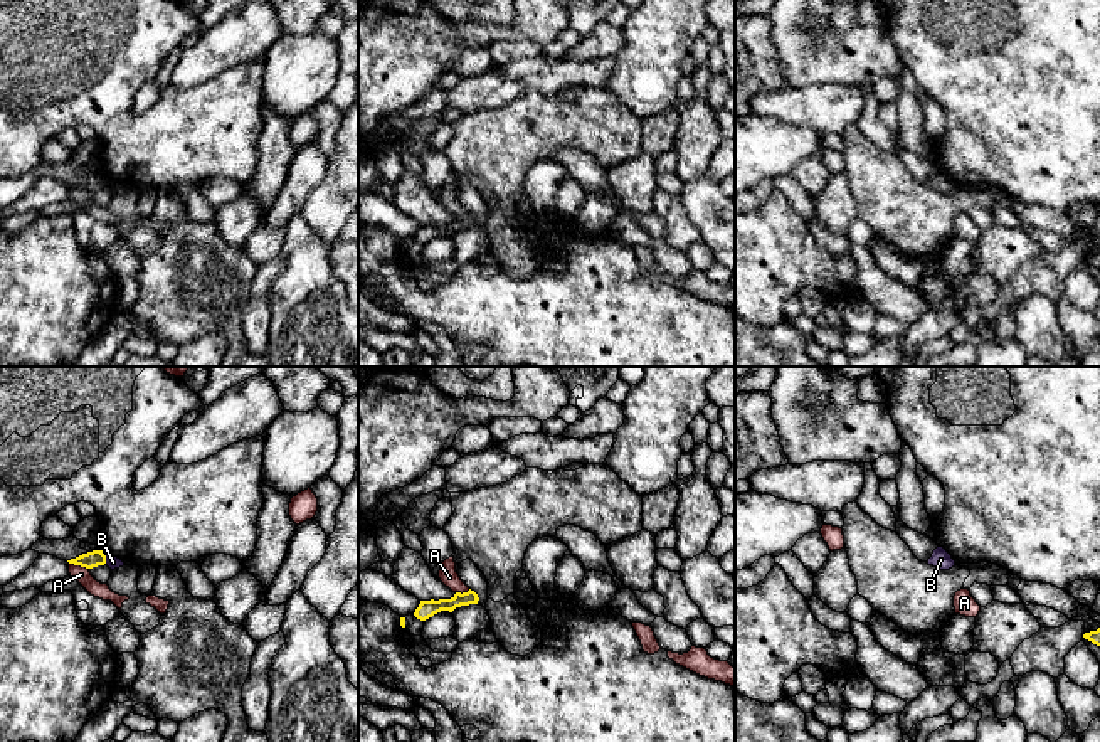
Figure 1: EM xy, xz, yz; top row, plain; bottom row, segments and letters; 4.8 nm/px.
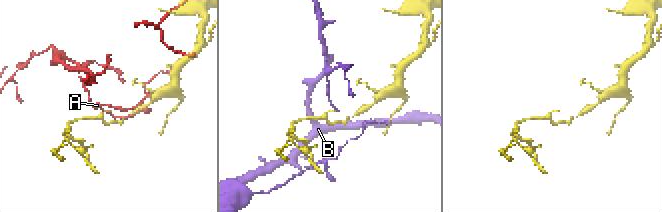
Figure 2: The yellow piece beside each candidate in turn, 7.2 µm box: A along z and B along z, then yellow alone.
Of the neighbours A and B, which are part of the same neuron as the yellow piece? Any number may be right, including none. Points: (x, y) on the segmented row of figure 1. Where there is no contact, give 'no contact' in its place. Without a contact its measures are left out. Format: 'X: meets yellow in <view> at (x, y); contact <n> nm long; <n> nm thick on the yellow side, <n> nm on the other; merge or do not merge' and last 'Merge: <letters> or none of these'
A: meets yellow in xy at (79, 564); contact 100 nm long; 80 nm thick on the yellow side, 80 nm on the other; do not merge
B: meets yellow in xy at (105, 559); contact 40 nm long; 80 nm thick on the yellow side, 60 nm on the other; do not merge
Merge: none of these

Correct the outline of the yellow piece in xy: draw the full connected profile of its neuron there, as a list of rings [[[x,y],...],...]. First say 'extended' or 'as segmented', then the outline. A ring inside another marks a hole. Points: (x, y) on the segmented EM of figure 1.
as segmented | [[[93,550],[93,552],[87,552],[87,554],[76,557],[76,559],[71,559],[67,562],[74,564],[74,565],[86,567],[86,569],[93,569],[98,565],[104,565],[106,555],[103,554],[103,550]]]

